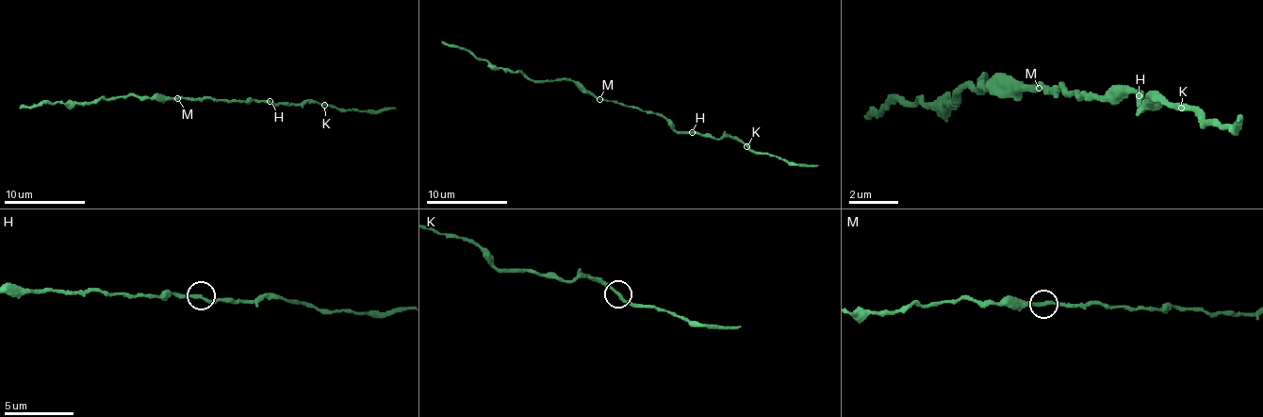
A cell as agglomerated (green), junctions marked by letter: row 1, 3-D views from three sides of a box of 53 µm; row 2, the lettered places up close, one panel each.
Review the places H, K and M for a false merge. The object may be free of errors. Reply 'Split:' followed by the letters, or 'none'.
Split: none

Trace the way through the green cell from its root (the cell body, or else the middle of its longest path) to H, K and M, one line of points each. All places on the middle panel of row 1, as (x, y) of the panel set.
H: (629, 106), (659, 113), (678, 132), (692, 132)
K: (629, 106), (659, 113), (678, 132), (708, 134), (713, 138), (736, 136), (746, 146)
M: (629, 106), (600, 99)

